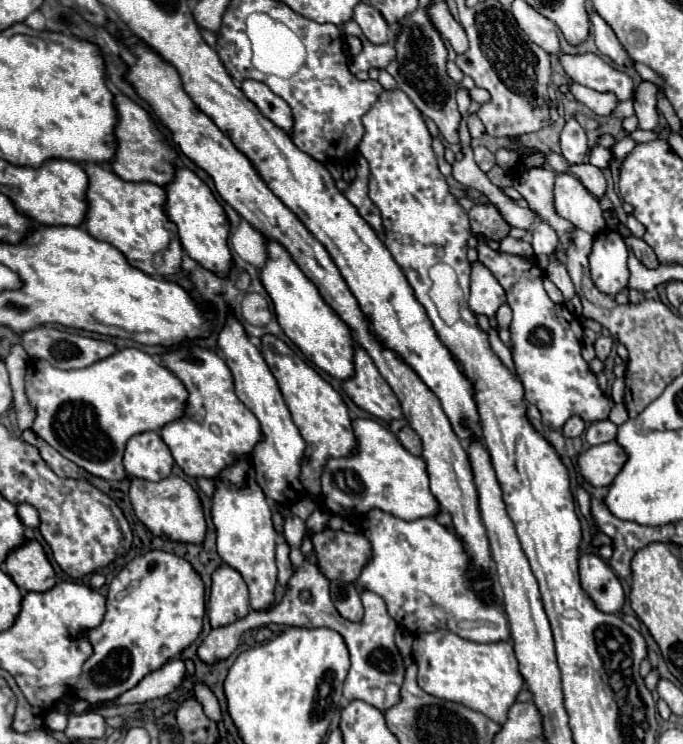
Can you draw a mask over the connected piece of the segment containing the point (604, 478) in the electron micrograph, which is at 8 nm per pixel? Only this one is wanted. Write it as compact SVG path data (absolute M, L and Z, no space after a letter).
M608 441L580 453L578 465L582 477L592 487L606 487L620 473L626 459L628 459L626 451L616 441Z

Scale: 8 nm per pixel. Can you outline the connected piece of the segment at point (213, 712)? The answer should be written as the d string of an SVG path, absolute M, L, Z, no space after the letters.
M198 683L198 685L196 685L196 699L198 699L198 703L202 705L202 709L204 709L204 713L206 713L208 719L220 721L220 717L222 717L222 715L220 715L220 705L218 705L214 693L212 693L204 683Z

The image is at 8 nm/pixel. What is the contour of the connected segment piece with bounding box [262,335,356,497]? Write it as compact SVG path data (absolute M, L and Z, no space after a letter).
M264 335L262 337L262 349L264 359L272 371L272 375L278 381L278 387L286 399L286 405L292 413L292 419L296 427L300 429L300 435L306 441L306 455L302 463L302 475L300 481L304 489L312 495L320 495L320 475L324 471L324 465L330 457L350 457L356 451L356 437L352 431L352 421L348 415L348 407L342 401L340 393L332 389L330 383L326 383L312 367L308 367L300 357L278 337Z

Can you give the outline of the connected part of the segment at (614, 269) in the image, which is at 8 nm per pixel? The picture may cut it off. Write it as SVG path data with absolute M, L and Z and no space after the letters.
M600 231L594 235L592 251L590 251L590 273L594 285L608 293L616 295L628 285L628 249L620 235L614 231Z

